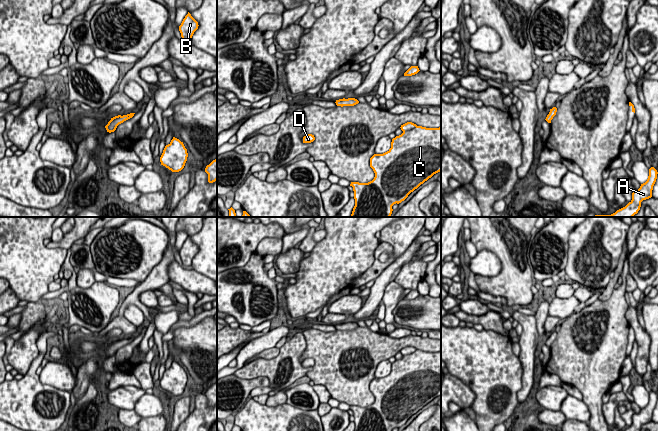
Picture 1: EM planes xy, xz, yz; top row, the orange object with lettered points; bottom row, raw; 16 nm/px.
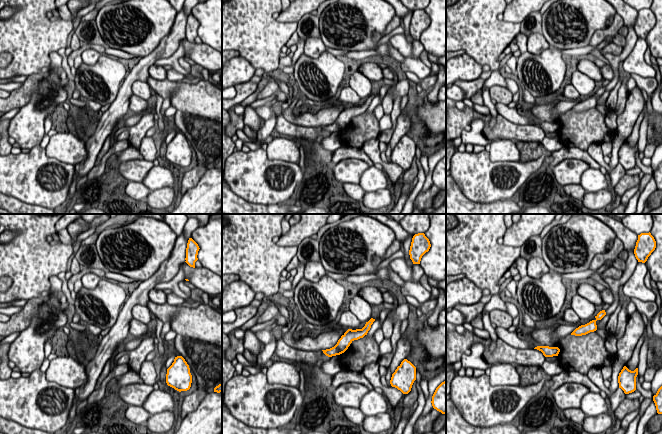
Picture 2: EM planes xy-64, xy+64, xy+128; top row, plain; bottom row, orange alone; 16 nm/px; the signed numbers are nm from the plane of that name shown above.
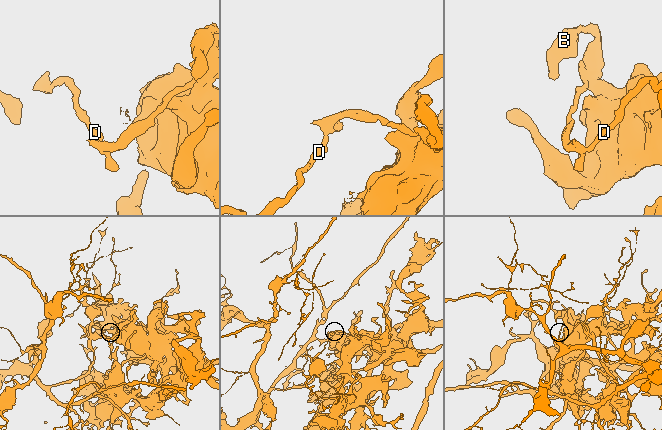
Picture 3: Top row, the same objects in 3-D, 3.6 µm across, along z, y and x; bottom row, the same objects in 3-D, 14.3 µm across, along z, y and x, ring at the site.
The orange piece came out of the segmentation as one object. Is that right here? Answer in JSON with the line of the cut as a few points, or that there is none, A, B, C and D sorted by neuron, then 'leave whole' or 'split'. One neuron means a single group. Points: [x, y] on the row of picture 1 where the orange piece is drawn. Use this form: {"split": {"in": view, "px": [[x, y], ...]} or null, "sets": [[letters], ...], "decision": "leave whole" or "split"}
{"split": {"in": "xy", "px": [[120, 115], [117, 118], [116, 125]]}, "sets": [["A", "B", "C"], ["D"]], "decision": "split"}

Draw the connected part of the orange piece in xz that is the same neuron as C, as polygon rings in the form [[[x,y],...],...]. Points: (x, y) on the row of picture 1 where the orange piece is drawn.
[[[407,122],[400,128],[403,133],[392,139],[391,148],[370,158],[374,179],[368,183],[351,182],[355,199],[351,217],[390,217],[394,204],[404,201],[411,192],[441,171],[441,127],[426,128]]]

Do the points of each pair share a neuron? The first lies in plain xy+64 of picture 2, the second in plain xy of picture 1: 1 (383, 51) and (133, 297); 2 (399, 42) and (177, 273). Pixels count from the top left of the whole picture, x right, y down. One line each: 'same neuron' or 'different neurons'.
1: same neuron
2: same neuron

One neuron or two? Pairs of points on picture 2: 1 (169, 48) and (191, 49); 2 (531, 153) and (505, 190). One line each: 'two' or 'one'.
1: two
2: two

